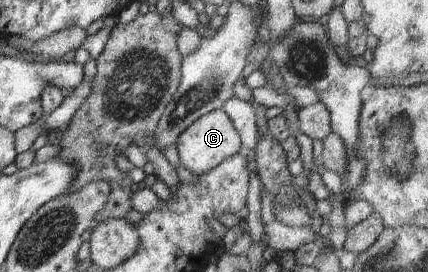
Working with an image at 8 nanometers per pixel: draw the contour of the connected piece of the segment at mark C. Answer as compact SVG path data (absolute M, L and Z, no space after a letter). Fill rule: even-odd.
M222 109L209 112L209 114L205 114L202 118L199 118L197 122L193 122L177 138L175 148L177 148L177 152L179 153L181 165L198 177L203 176L205 172L213 170L213 168L217 168L223 160L244 152L239 134L235 130L235 126L233 126L233 122L231 122L229 116Z

